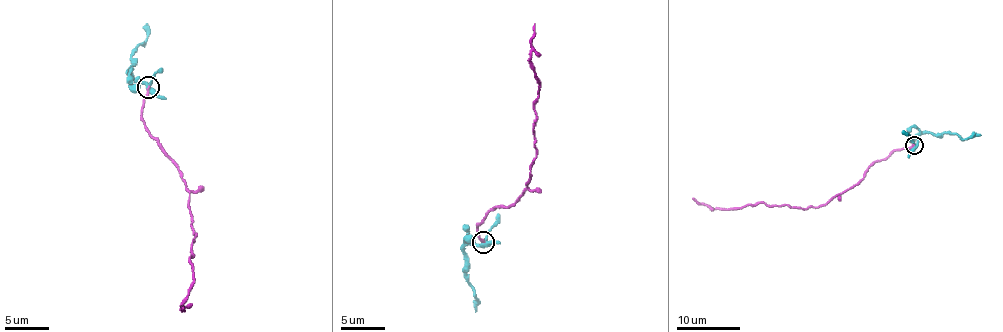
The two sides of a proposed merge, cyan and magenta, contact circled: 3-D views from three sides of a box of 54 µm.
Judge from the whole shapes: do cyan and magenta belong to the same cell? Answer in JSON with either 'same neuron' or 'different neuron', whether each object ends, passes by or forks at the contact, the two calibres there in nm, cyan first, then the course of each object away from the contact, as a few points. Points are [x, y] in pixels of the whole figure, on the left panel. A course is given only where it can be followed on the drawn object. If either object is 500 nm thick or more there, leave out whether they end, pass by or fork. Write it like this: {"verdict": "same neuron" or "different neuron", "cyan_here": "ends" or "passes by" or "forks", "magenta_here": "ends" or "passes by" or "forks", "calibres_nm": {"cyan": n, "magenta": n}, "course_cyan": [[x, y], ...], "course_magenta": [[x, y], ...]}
{"verdict": "different neuron", "cyan_here": "forks", "magenta_here": "ends", "calibres_nm": {"cyan": 320, "magenta": 150}, "course_cyan": [[148, 87], [135, 82], [129, 73], [130, 64], [134, 62], [134, 48], [144, 42], [145, 24]], "course_magenta": [[148, 87], [141, 119], [185, 183], [191, 228], [196, 232], [184, 308]]}

